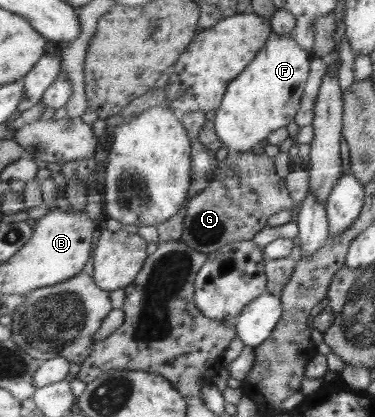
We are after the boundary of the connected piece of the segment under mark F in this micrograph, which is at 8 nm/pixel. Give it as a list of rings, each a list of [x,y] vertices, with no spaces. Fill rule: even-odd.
[[[273,33],[248,68],[242,70],[242,78],[234,78],[234,86],[226,90],[226,98],[215,111],[214,128],[222,146],[234,152],[250,152],[271,132],[296,121],[308,70],[312,70],[308,64],[310,56],[296,39]]]

